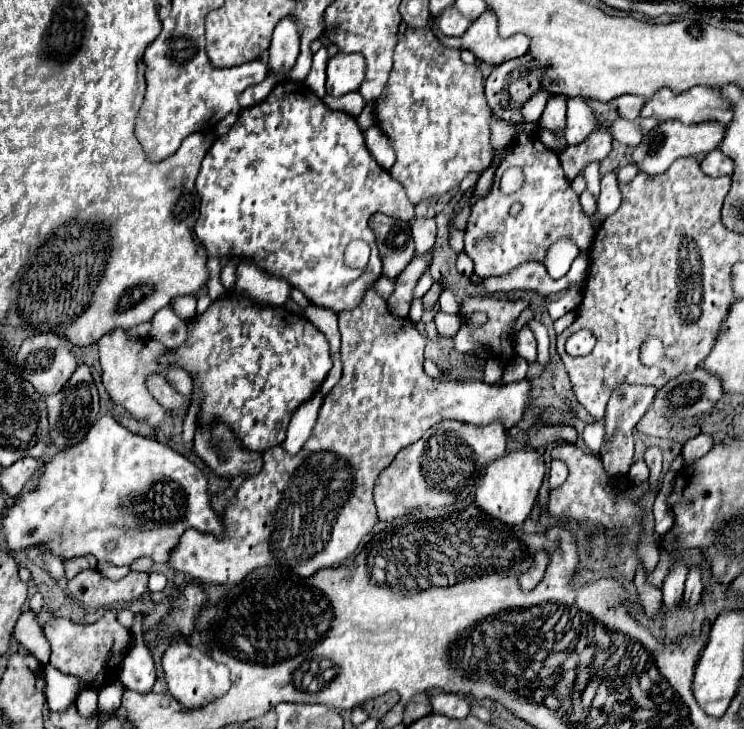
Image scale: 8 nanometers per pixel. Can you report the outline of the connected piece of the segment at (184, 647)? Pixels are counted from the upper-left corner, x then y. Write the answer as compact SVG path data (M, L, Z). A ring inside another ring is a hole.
M174 639L168 651L162 657L164 677L168 685L168 693L186 709L200 709L212 703L214 699L222 697L230 689L230 671L216 663L212 657L204 655L184 639Z

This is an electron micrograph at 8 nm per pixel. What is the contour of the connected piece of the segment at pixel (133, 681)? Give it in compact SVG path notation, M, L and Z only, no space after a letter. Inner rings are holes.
M136 639L134 649L126 655L120 671L120 681L126 689L136 693L148 693L156 683L156 667L150 651L142 645L142 639Z

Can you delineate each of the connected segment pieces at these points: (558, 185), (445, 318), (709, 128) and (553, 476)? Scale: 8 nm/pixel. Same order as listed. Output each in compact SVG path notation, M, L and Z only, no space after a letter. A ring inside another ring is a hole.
M538 131L520 133L514 137L514 147L510 147L510 155L502 159L498 171L494 175L494 185L490 193L478 199L472 205L472 213L466 225L466 247L464 253L474 261L478 277L492 277L510 273L524 261L544 261L548 247L560 237L572 237L580 249L588 249L594 239L592 219L584 215L578 195L572 191L570 181L566 179L558 155L544 147L538 139ZM510 167L522 167L526 175L526 183L520 191L506 197L500 193L500 177ZM520 201L524 209L518 215L510 215L510 205ZM492 233L494 239L486 239Z
M436 315L434 317L438 333L442 337L454 337L460 329L460 317L458 315Z
M664 121L656 125L648 137L654 139L642 139L642 143L634 149L632 159L640 167L642 173L658 175L670 167L672 161L678 157L690 157L690 155L700 155L700 153L710 153L718 149L722 137L724 137L724 127L720 123L700 123L700 125L682 125L680 121Z
M560 459L552 461L550 465L550 489L556 489L558 485L562 485L568 477L568 467L564 463L560 463Z

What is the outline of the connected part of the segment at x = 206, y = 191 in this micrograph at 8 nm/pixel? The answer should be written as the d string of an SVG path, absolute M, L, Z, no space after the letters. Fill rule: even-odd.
M302 81L278 83L262 103L240 111L238 121L232 125L232 129L226 135L218 137L216 143L206 153L206 157L202 161L202 167L200 167L200 173L198 173L198 179L196 179L196 189L198 189L198 195L200 195L200 217L194 225L194 233L198 235L198 239L202 241L202 245L206 247L210 257L236 255L236 257L242 257L242 259L250 259L250 261L258 263L258 267L262 267L262 271L266 271L270 275L276 275L280 279L286 279L292 287L298 287L310 299L310 303L314 303L318 307L332 309L336 313L352 311L358 305L358 301L362 301L362 295L366 293L366 289L382 275L382 261L378 259L376 241L374 241L374 233L368 227L368 219L374 213L388 213L388 217L394 217L394 219L400 219L400 221L410 221L414 217L414 205L406 197L406 191L404 191L402 183L392 179L392 175L384 167L380 167L376 163L376 159L370 155L370 151L364 143L364 135L362 135L356 119L352 115L344 113L344 111L330 111L322 103L322 99L316 97L316 93L308 85L304 85ZM354 239L364 239L372 247L370 261L364 269L350 269L344 263L344 249Z

